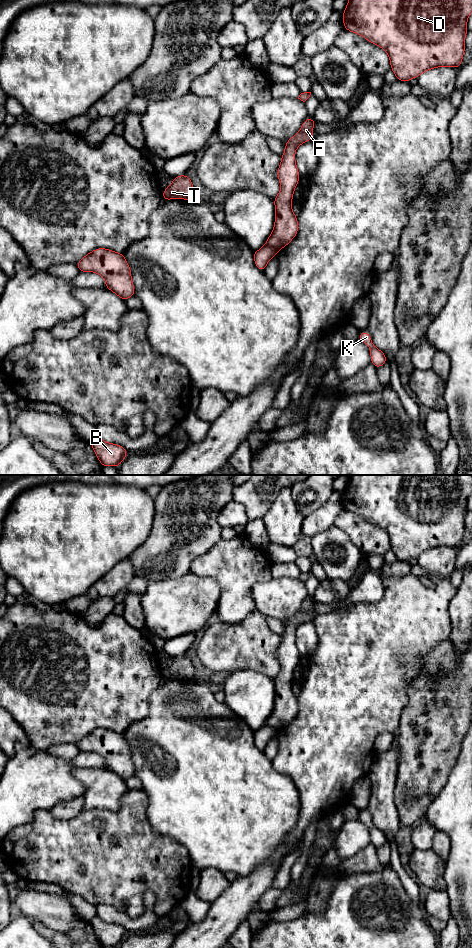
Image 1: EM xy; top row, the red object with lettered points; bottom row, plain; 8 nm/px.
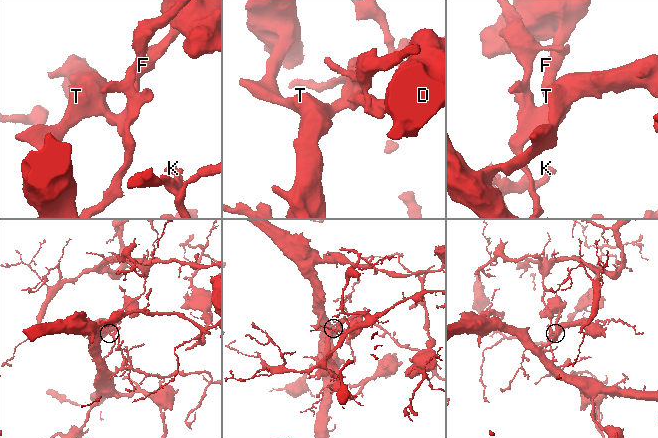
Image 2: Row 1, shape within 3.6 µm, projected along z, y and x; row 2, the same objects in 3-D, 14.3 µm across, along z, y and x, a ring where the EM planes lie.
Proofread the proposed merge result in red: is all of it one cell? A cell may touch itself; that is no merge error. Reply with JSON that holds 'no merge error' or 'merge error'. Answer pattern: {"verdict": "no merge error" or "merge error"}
{"verdict": "merge error"}

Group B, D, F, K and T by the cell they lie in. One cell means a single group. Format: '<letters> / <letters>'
B / D F K T

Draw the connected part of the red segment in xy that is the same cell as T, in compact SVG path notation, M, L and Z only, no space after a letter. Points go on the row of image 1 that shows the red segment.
M186 174L174 177L173 182L162 191L163 201L170 199L193 200L195 196L192 181Z

